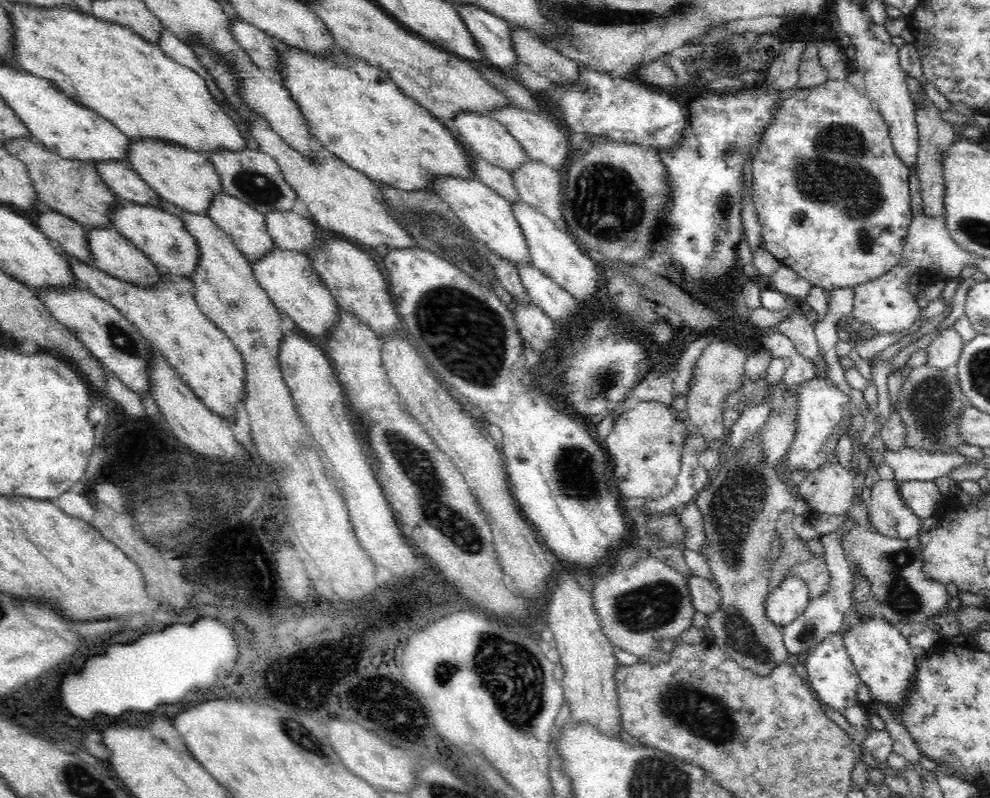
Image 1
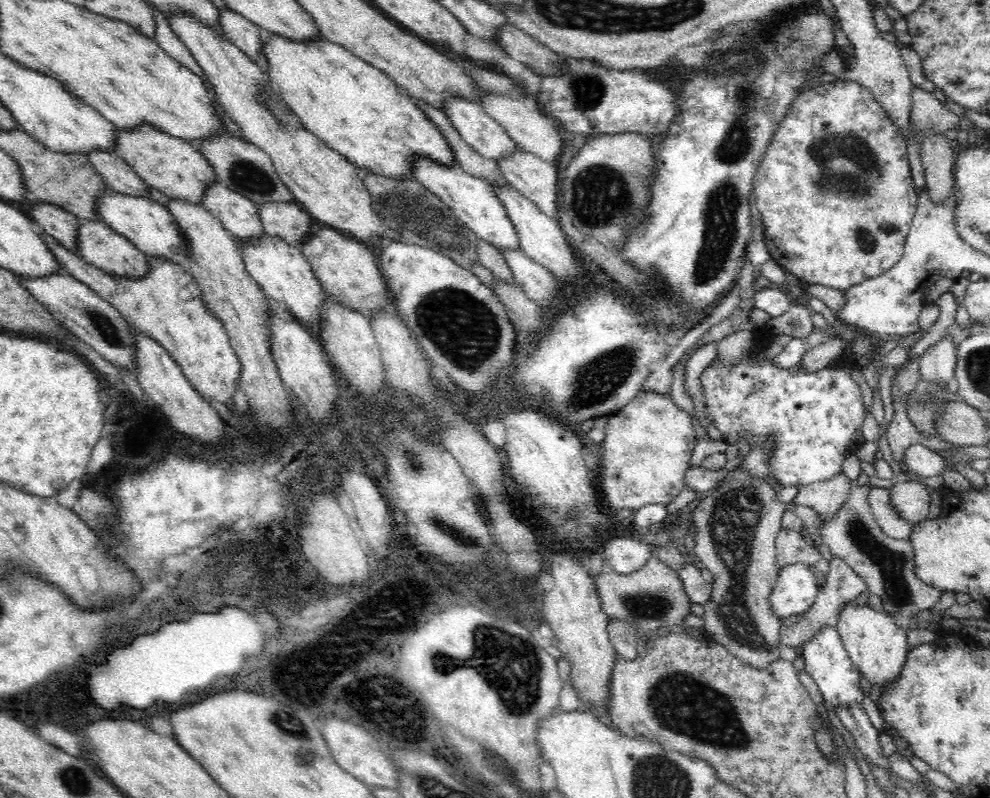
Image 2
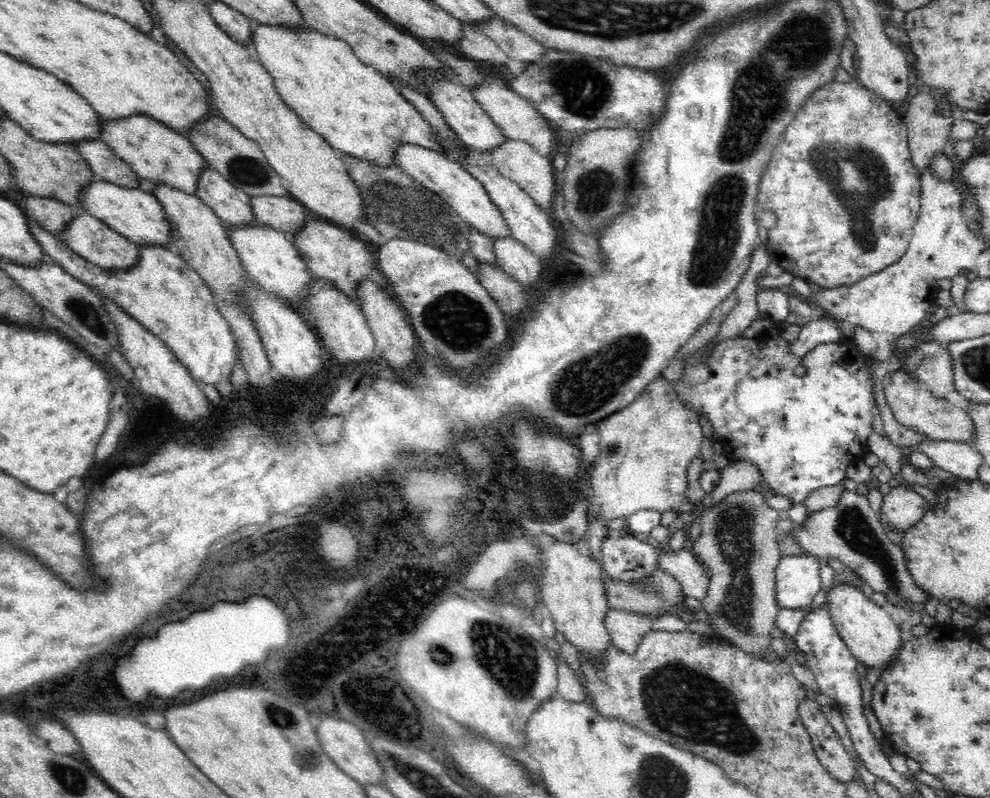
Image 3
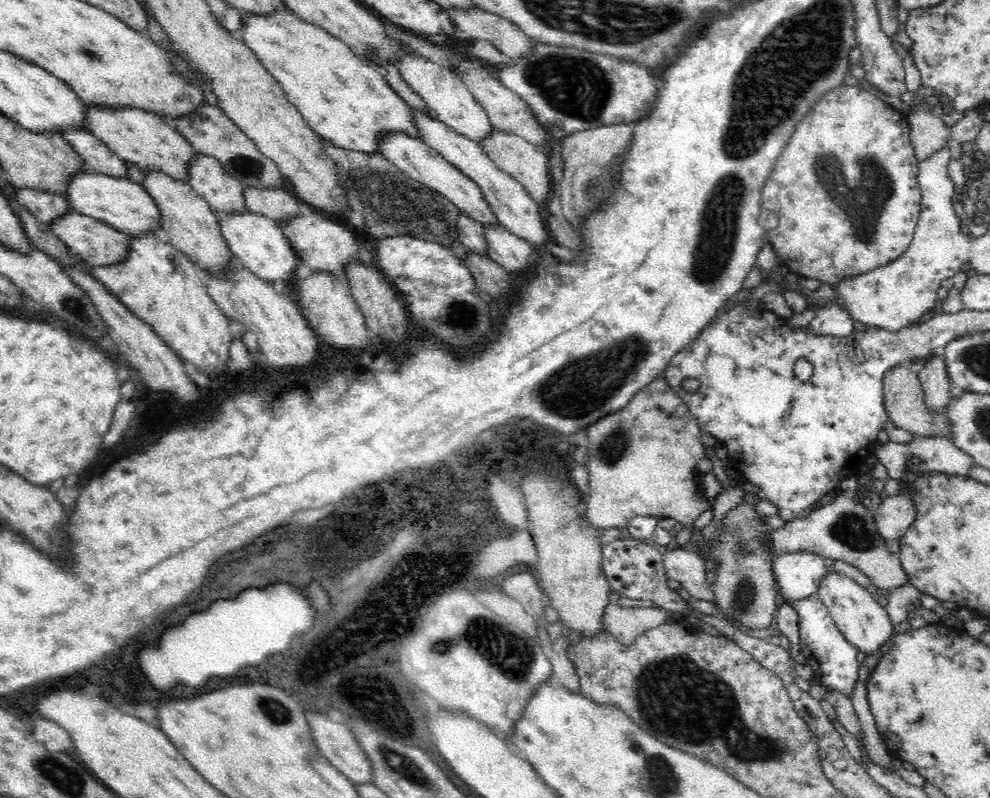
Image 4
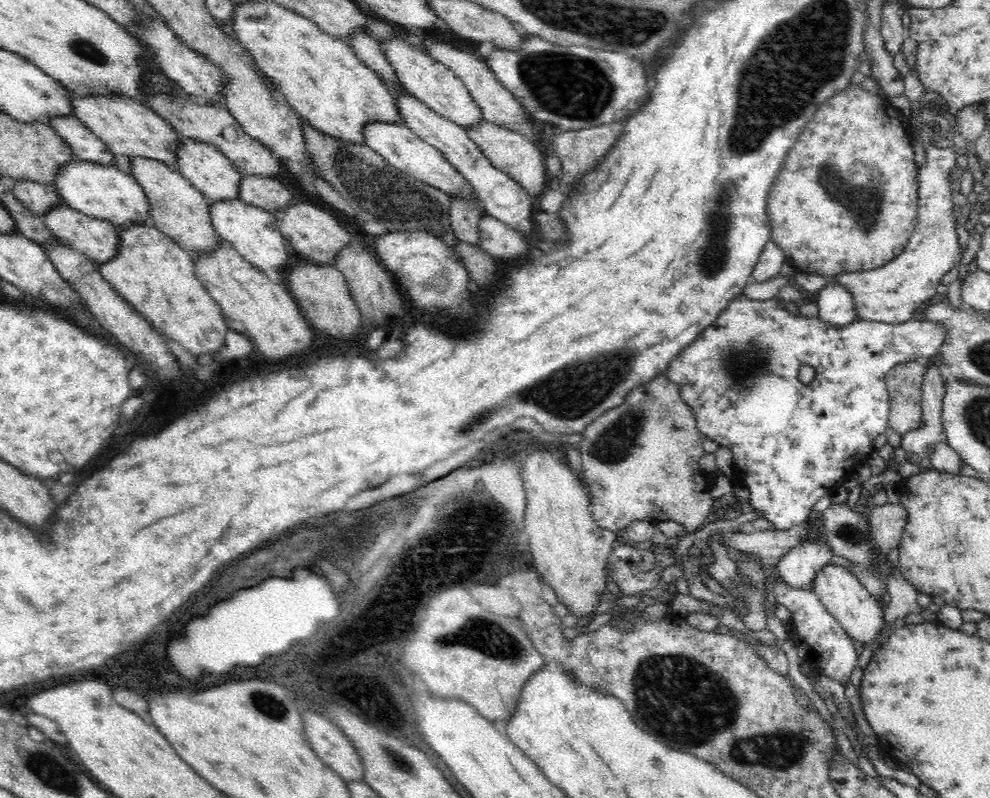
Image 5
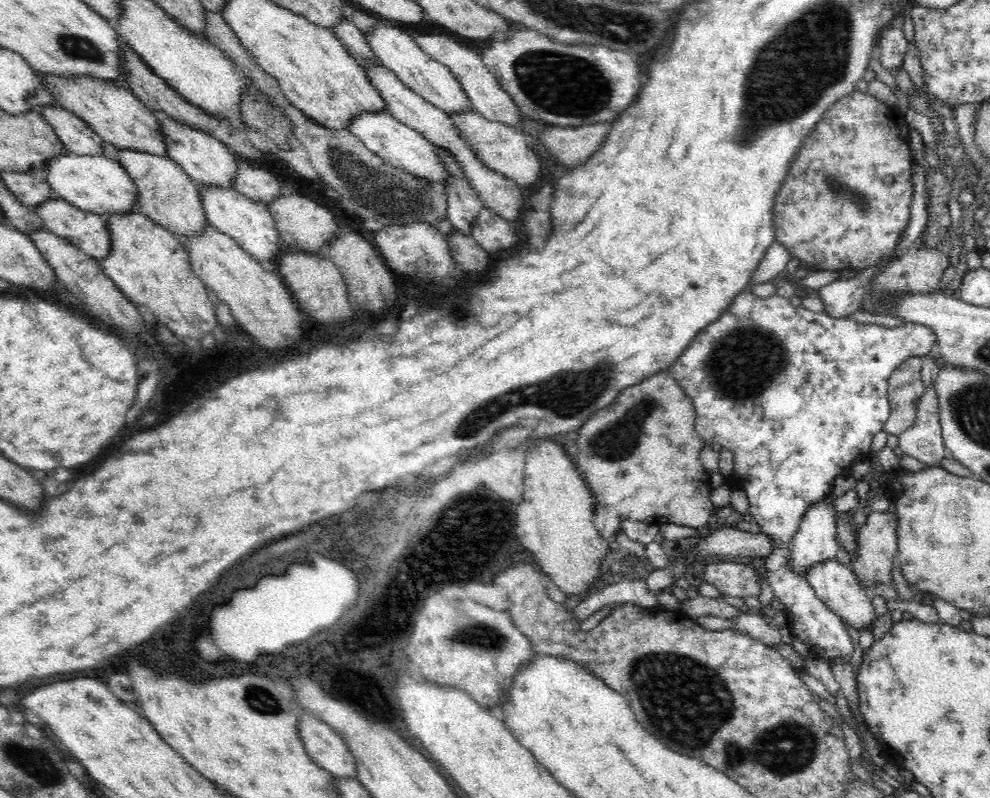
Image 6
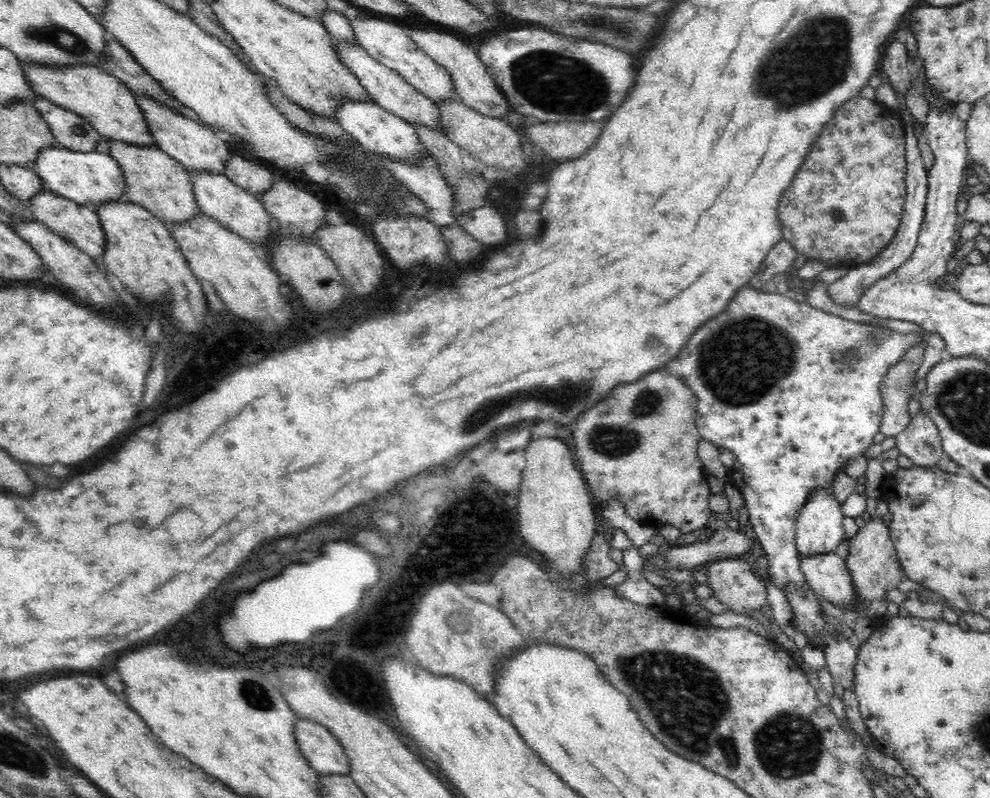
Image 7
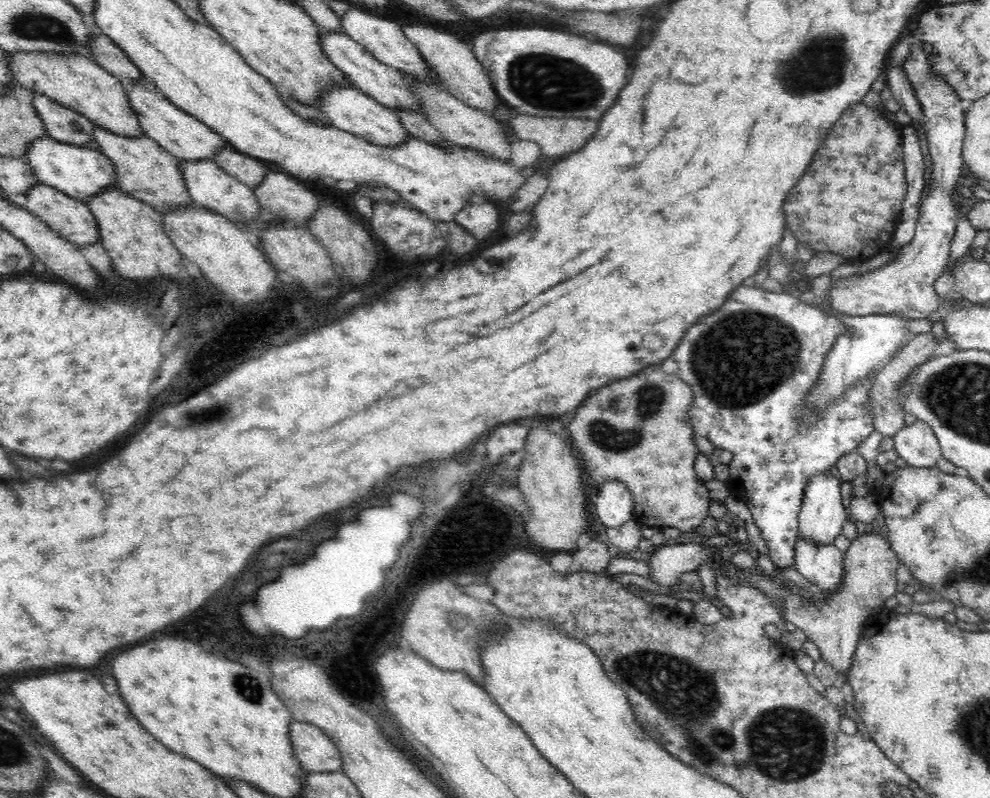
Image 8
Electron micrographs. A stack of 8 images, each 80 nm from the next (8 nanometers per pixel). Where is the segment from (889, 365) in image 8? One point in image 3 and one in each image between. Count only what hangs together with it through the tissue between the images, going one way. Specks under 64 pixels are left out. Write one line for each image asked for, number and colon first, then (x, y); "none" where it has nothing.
3: (915, 408)
4: (906, 407)
5: (904, 382)
6: (905, 387)
7: (898, 386)

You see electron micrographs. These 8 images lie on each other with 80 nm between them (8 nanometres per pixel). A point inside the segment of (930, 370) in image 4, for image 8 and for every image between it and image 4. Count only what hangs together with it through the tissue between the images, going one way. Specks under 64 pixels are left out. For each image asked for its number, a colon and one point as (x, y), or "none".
5: (923, 440)
6: (924, 441)
7: (920, 441)
8: (917, 444)

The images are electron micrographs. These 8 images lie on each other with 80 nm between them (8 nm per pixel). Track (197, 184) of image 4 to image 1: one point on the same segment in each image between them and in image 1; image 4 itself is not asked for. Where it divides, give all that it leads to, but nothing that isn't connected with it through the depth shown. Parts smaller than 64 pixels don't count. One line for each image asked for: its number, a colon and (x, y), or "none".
1: (246, 227)
2: (240, 217)
3: (233, 206)

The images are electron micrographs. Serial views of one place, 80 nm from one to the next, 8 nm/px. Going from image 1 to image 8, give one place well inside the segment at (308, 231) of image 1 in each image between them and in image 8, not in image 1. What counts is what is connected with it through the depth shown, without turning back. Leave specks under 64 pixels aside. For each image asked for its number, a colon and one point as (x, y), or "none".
2: (292, 224)
3: (283, 213)
4: (273, 202)
5: (268, 193)
6: (258, 183)
7: (248, 173)
8: (248, 170)

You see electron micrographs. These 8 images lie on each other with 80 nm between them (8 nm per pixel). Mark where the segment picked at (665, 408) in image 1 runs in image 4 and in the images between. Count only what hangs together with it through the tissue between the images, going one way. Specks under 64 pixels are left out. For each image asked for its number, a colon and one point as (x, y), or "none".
2: (643, 460)
3: (646, 449)
4: (644, 459)

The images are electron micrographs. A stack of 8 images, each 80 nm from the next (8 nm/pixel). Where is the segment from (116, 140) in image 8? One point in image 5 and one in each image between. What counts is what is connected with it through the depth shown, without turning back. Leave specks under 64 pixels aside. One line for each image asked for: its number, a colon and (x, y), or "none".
5: (177, 208)
6: (165, 193)
7: (153, 179)

